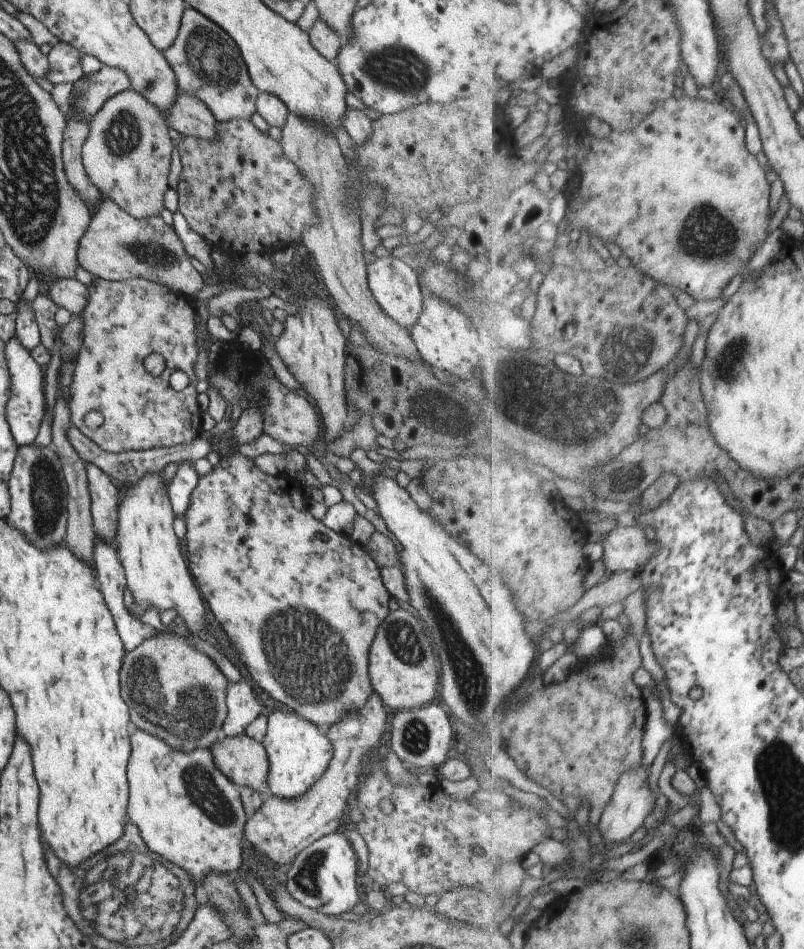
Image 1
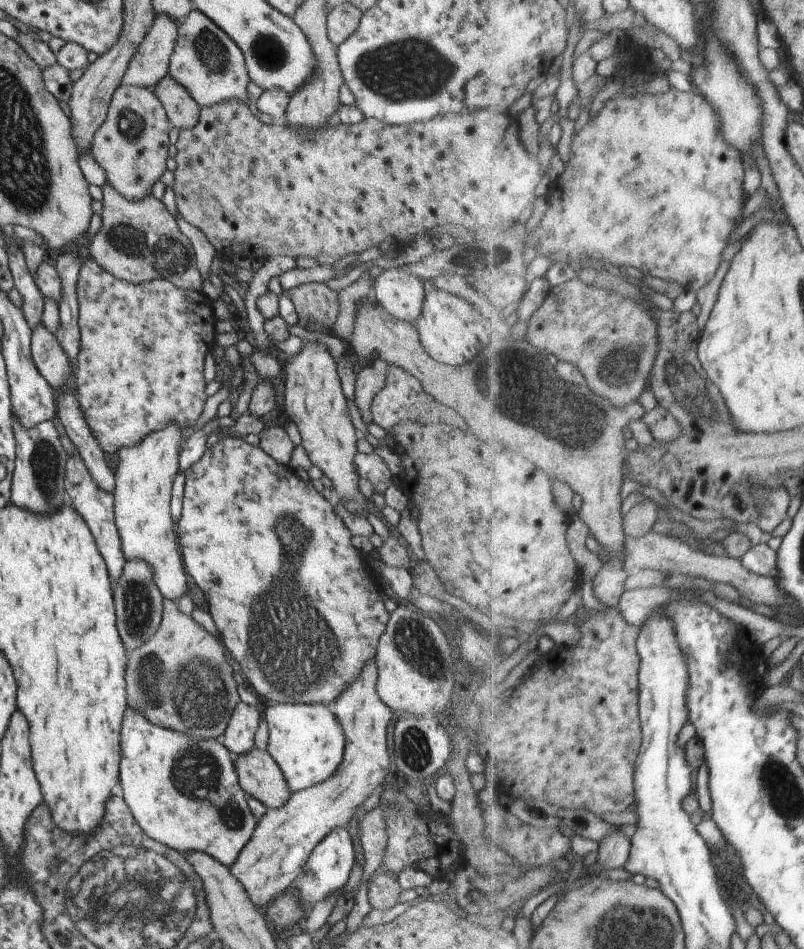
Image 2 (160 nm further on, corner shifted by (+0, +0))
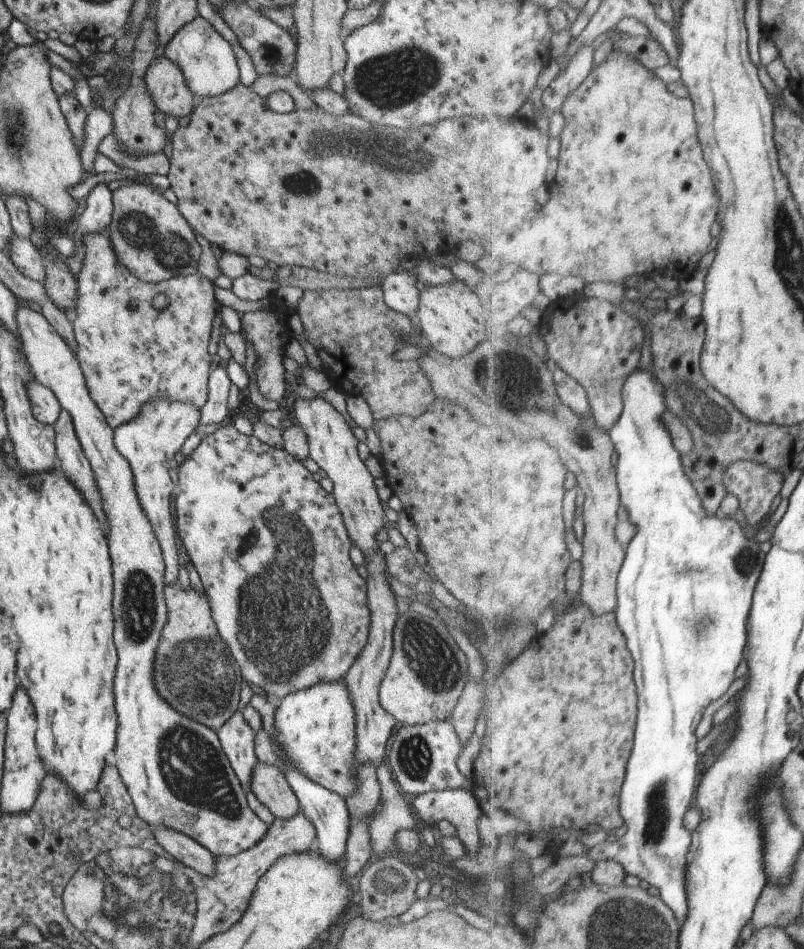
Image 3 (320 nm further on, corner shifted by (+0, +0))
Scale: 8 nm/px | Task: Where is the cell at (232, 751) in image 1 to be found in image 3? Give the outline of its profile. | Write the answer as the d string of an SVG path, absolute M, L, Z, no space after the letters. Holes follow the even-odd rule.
M257 763L250 778L250 788L257 800L275 819L286 821L299 810L298 800L276 764Z

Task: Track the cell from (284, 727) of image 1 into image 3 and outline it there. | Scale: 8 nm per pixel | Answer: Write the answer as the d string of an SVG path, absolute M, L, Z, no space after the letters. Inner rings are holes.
M343 678L341 681L323 681L315 683L304 689L299 689L289 694L286 694L281 700L276 702L276 709L274 714L274 727L276 730L276 740L273 741L273 746L277 750L277 758L280 764L280 758L283 757L288 763L295 765L298 769L303 771L313 782L320 784L323 788L338 794L341 798L349 798L355 792L355 776L356 776L356 762L354 761L355 750L355 733L354 733L354 708L350 699L345 682Z

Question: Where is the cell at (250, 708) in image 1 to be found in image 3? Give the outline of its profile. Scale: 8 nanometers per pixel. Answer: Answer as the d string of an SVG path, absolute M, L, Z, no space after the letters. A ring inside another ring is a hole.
M235 711L217 730L221 748L245 792L249 791L250 778L258 763L254 753L254 733Z

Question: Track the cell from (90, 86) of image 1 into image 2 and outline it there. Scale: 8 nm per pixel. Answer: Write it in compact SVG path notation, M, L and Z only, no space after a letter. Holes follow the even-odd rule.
M156 14L147 34L131 57L120 85L153 86L168 72L178 24L168 14Z

